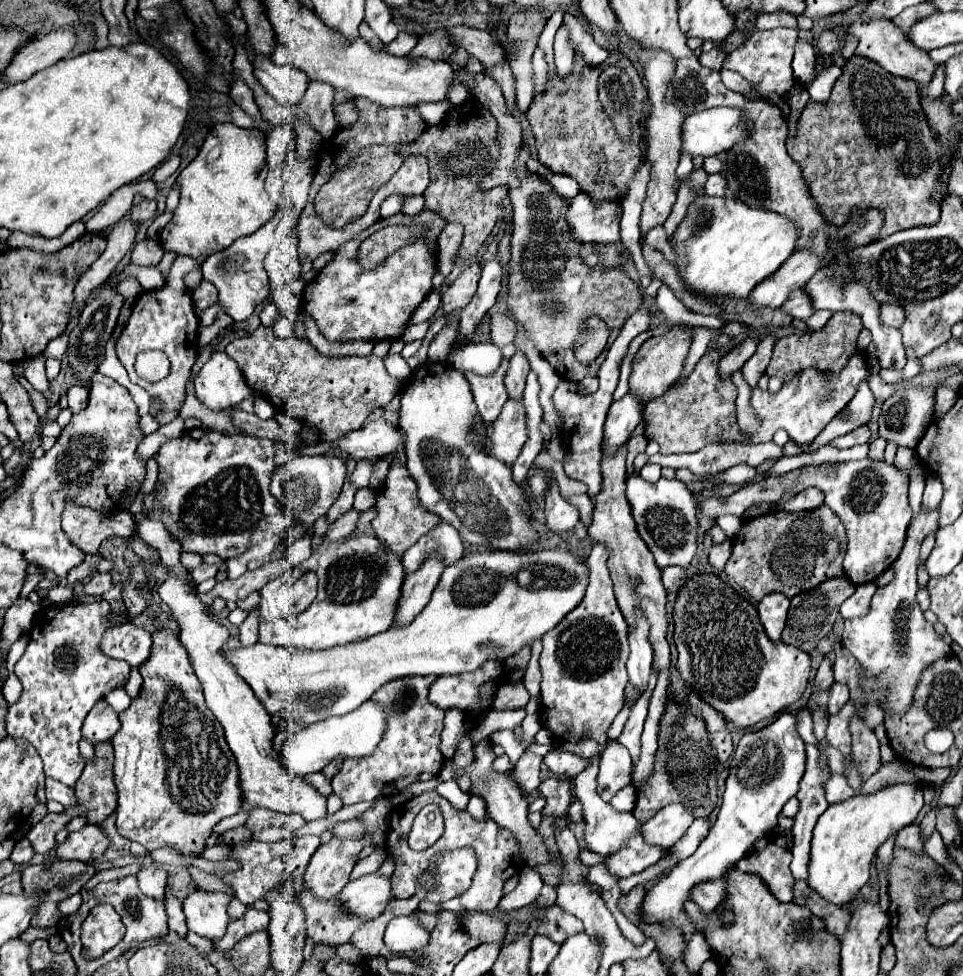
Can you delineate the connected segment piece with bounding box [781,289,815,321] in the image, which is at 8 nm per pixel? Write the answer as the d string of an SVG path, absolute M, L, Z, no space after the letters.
M803 289L791 293L791 297L783 303L781 309L785 309L791 317L801 319L801 321L807 321L807 317L815 313L815 307L811 305L811 299L807 297L807 293L803 293Z

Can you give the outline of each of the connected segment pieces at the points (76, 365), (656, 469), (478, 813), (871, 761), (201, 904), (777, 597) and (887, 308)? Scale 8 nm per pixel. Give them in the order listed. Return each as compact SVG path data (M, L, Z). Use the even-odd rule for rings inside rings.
M115 287L105 289L91 305L87 305L83 309L79 325L71 331L67 359L69 359L69 365L75 369L75 375L81 377L81 385L89 385L91 375L97 371L97 365L103 359L105 343L107 343L107 339L109 339L109 335L111 335L111 331L113 331L113 327L117 323L117 315L119 315L119 309L121 309L123 301L125 299L119 293L115 293Z
M645 465L645 467L639 471L639 475L641 475L647 483L655 483L655 481L659 481L659 477L661 477L661 467L659 467L659 465Z
M471 795L469 805L467 805L467 811L469 811L475 819L485 819L485 817L487 817L487 811L485 811L485 801L483 801L481 797L475 797L475 795Z
M861 713L853 715L849 723L853 735L853 759L863 773L863 779L869 779L881 765L879 759L879 741L869 725L865 725Z
M193 889L191 895L187 895L187 899L183 901L187 927L201 937L219 941L219 937L223 937L227 925L231 923L231 917L227 913L229 903L231 897L227 893Z
M771 593L763 597L763 601L757 605L759 619L771 641L779 641L787 619L787 609L789 609L789 599L781 593Z
M881 305L881 321L885 325L903 325L905 313L899 305Z

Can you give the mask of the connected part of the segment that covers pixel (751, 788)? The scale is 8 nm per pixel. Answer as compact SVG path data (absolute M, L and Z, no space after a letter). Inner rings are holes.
M783 713L777 721L755 733L745 733L729 763L729 777L725 781L717 821L691 857L679 861L665 877L657 879L645 891L641 921L645 925L675 921L683 913L683 905L691 899L691 889L695 885L725 879L729 869L733 869L753 849L753 843L769 835L777 825L777 817L783 805L795 797L803 773L805 743L795 729L795 717L791 713Z

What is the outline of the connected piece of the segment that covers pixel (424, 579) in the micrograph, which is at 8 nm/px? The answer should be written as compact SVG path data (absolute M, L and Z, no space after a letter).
M433 551L417 571L405 577L403 589L401 589L403 593L395 613L395 625L411 623L411 619L429 603L429 597L435 585L439 583L439 577L443 571L445 571L443 555L439 551Z

